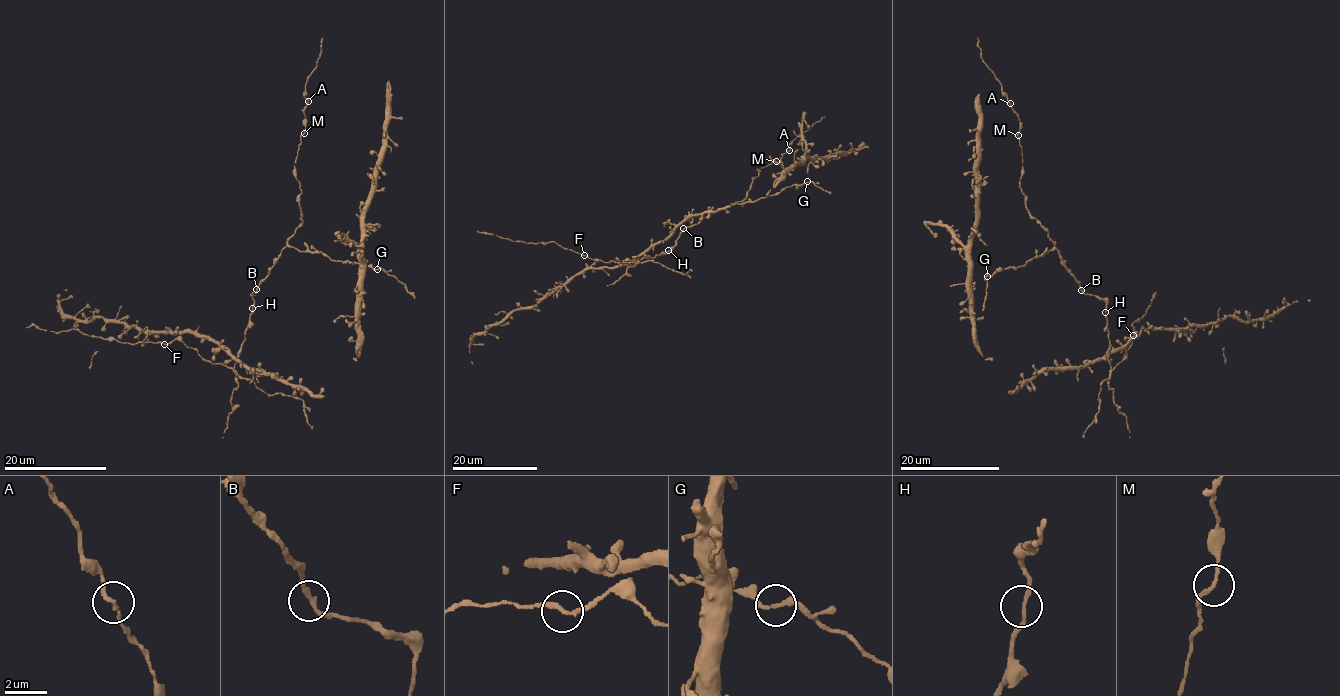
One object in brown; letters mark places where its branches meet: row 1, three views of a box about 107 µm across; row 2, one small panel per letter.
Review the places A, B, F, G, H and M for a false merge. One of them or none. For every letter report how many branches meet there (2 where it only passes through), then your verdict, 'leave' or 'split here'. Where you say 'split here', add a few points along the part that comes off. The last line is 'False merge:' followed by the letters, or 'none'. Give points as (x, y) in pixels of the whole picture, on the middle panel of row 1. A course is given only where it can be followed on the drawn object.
A: 2 branches meet; leave
B: 2 branches meet; leave
F: 2 branches meet; leave
G: 2 branches meet; leave
H: 2 branches meet; leave
M: 2 branches meet; leave
False merge: none

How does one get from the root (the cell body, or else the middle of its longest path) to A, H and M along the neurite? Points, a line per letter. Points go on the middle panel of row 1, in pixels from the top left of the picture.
A: (684, 229), (741, 201), (759, 175), (759, 169), (774, 160), (778, 162), (789, 151)
H: (684, 229), (676, 244), (668, 250)
M: (684, 229), (741, 201), (759, 175), (759, 169), (776, 161)

